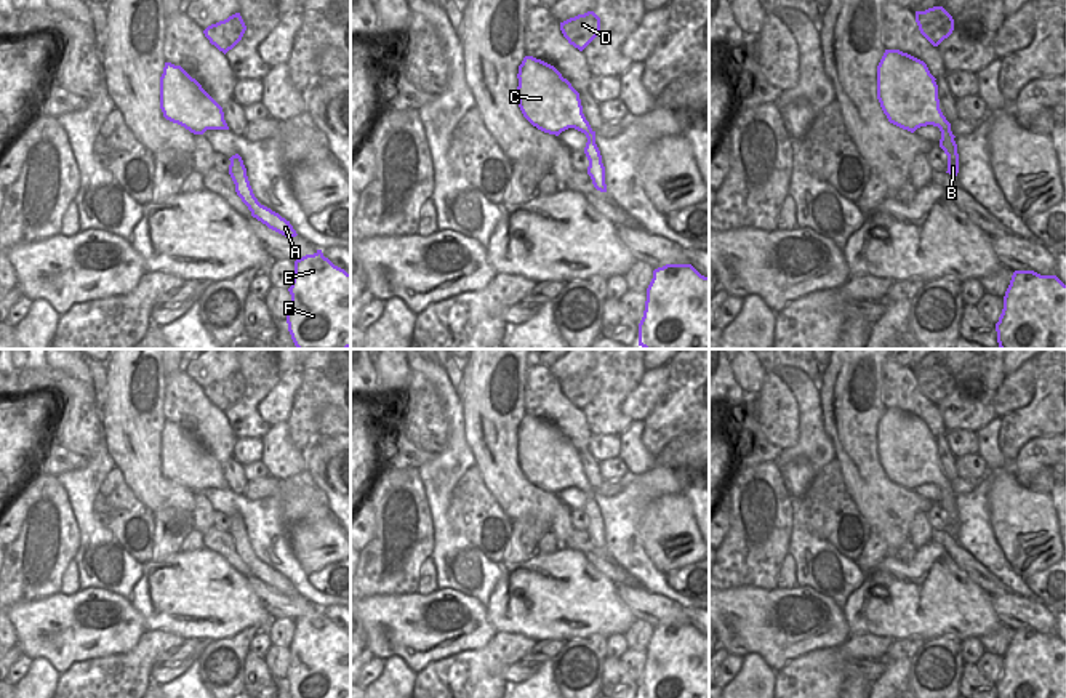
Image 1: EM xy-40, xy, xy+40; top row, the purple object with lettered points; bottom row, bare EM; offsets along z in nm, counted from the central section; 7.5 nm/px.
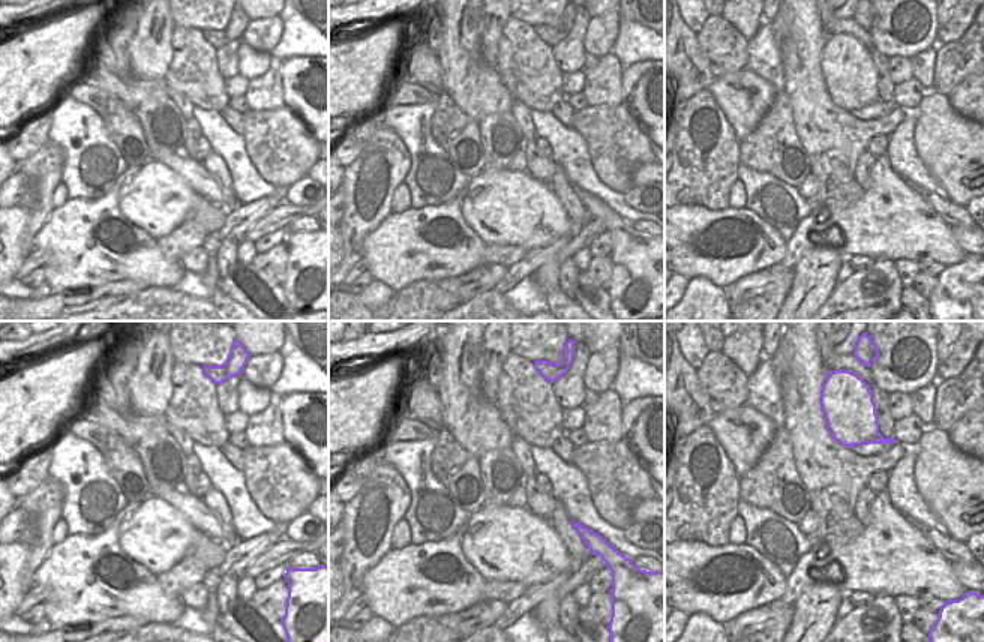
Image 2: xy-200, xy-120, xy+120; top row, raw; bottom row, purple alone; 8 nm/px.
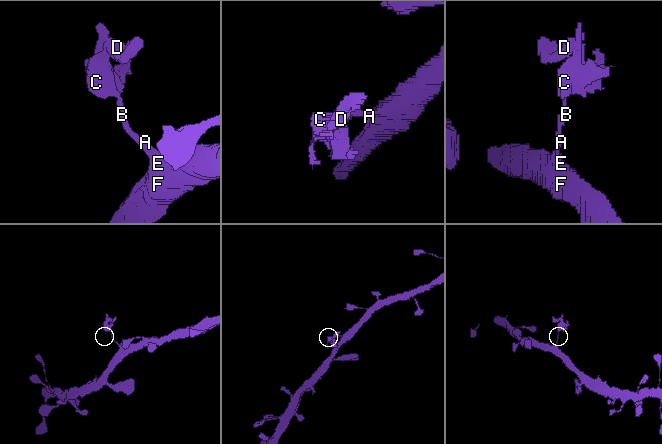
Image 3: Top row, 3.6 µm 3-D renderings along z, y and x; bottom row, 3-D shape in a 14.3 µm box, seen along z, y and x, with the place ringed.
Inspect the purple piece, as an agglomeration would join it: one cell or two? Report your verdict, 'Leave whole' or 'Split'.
Split.

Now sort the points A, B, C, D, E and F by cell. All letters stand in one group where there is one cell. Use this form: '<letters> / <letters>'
A B E F / C D

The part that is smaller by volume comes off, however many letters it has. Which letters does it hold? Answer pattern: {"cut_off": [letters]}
{"cut_off": ["C", "D"]}

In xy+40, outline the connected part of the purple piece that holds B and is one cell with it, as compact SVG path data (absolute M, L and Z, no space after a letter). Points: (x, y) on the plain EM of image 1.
M951 488L943 490L941 498L940 498L940 506L948 514L948 530L946 532L956 536L959 532L959 512L957 512L957 503L954 496L956 495L952 493Z

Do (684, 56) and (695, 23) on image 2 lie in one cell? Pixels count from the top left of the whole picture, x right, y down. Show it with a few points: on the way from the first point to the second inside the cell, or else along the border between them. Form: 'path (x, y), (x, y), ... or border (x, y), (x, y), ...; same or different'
border (680, 15), (696, 33); different

